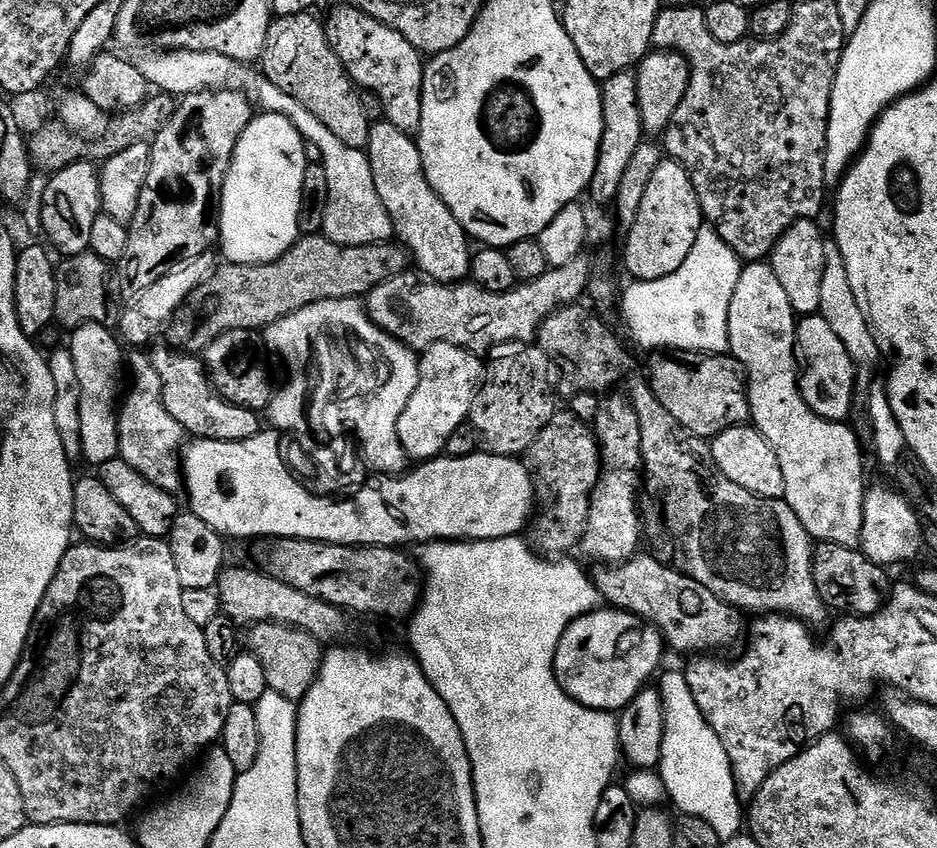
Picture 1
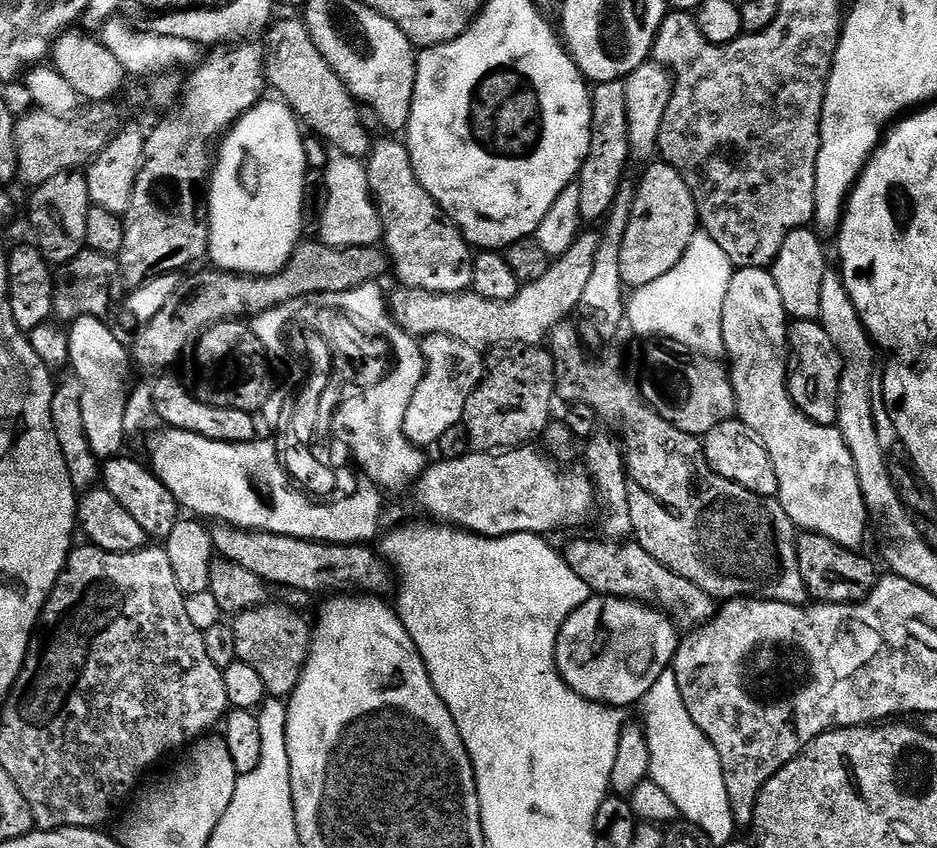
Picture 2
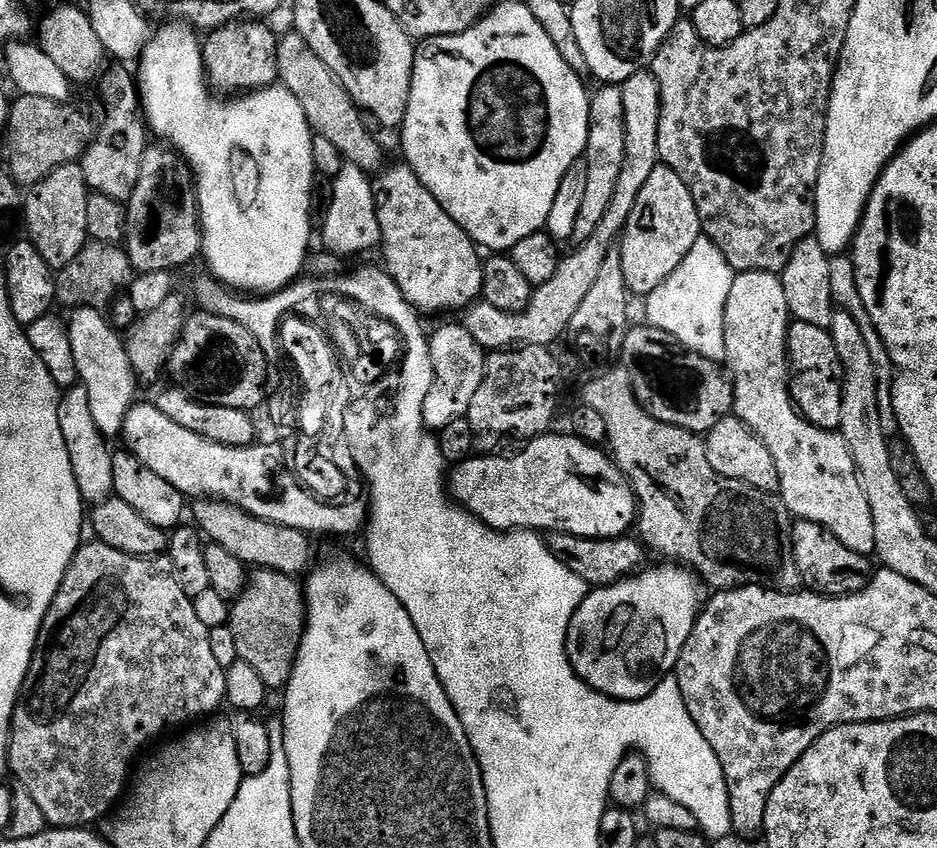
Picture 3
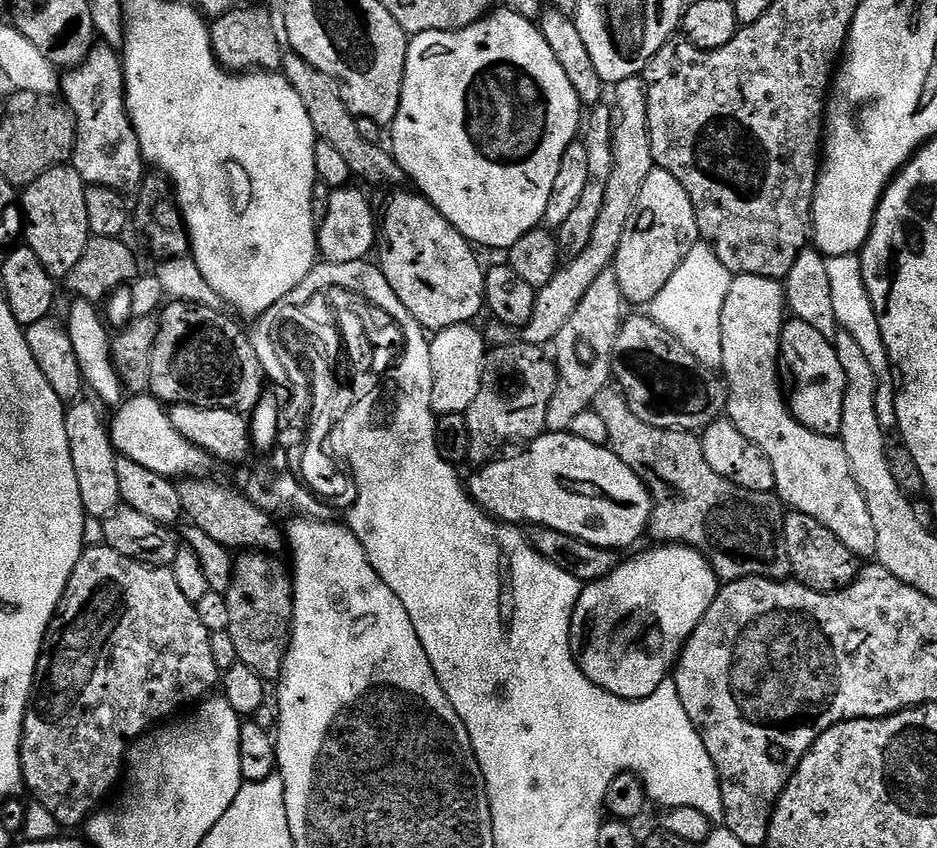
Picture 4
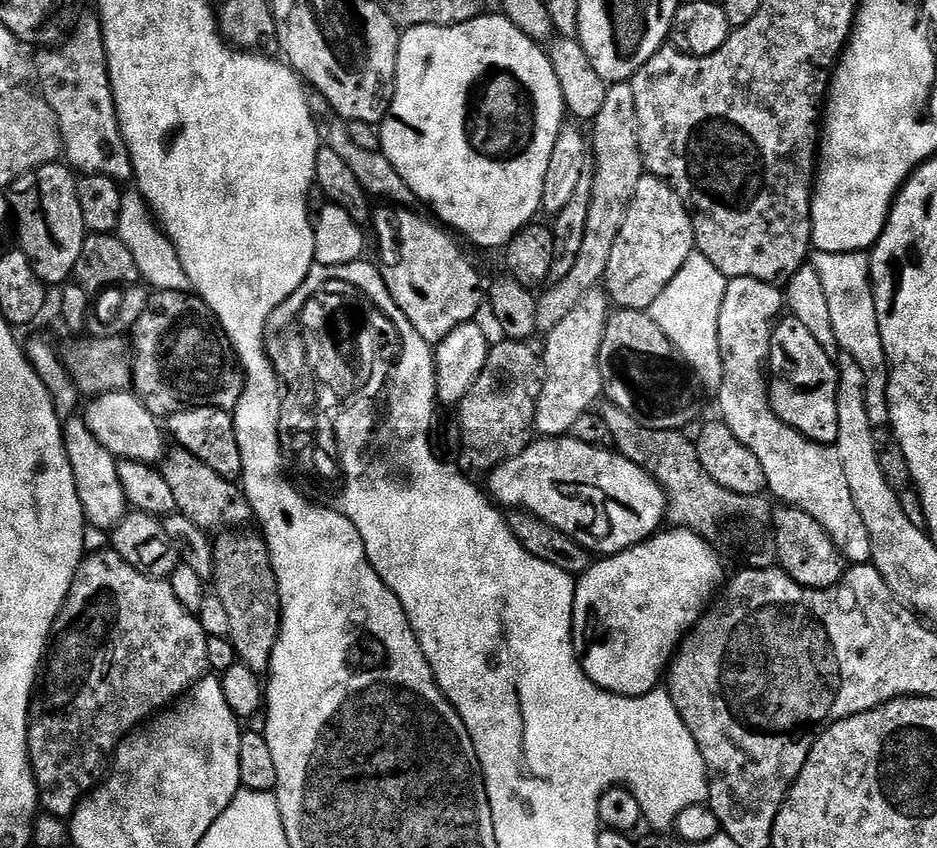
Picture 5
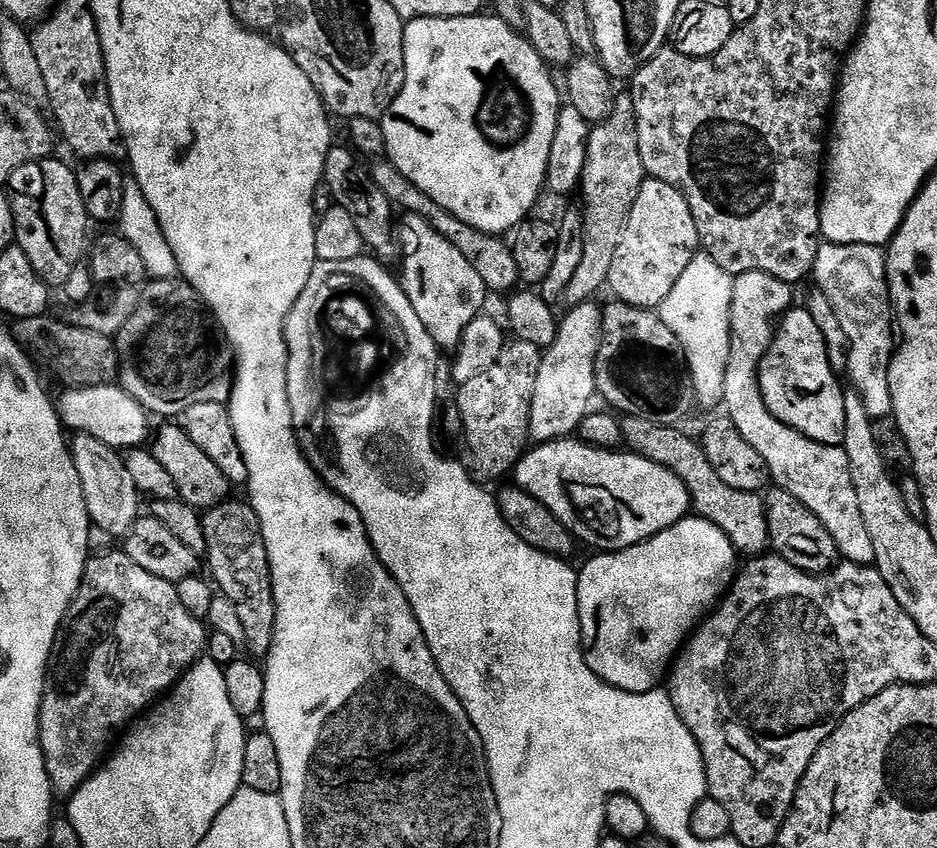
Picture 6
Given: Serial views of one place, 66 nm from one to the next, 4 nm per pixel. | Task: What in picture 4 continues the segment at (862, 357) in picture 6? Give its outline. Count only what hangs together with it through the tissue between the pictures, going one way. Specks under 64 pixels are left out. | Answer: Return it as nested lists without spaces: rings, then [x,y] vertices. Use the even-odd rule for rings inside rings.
[[[859,255],[830,256],[826,259],[827,277],[830,278],[831,305],[834,306],[834,318],[839,327],[862,346],[862,354],[870,361],[870,370],[876,375],[876,409],[881,428],[896,428],[896,390],[897,377],[894,375],[891,360],[888,359],[886,342],[882,342],[882,330],[878,326],[878,318],[874,314],[874,306],[870,302],[870,294],[866,290],[866,282],[862,282],[862,266]]]

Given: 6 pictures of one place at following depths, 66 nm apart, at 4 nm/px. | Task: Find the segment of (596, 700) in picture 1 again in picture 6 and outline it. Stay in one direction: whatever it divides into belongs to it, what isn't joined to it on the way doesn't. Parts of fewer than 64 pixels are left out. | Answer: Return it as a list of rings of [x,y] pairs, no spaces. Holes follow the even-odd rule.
[[[689,514],[674,526],[662,530],[657,536],[643,540],[640,544],[635,544],[629,548],[621,548],[619,552],[600,552],[593,556],[596,557],[581,570],[580,577],[574,580],[574,588],[576,584],[576,607],[574,607],[574,612],[580,617],[580,642],[584,645],[584,661],[588,663],[590,670],[594,670],[594,674],[598,674],[598,678],[605,680],[610,686],[621,688],[627,692],[657,691],[661,687],[662,681],[669,675],[670,669],[676,657],[680,655],[688,637],[696,631],[701,621],[724,599],[728,589],[732,586],[732,581],[736,579],[738,571],[736,547],[732,545],[730,538],[726,538],[724,531],[712,520],[703,520],[701,516]]]

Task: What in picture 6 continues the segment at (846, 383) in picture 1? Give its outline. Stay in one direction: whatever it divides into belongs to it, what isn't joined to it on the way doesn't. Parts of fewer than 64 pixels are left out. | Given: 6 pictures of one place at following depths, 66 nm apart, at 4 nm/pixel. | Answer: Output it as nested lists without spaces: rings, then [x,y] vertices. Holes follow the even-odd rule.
[[[796,306],[785,312],[775,329],[772,345],[760,363],[760,389],[770,414],[814,442],[843,445],[846,434],[845,389],[840,388],[836,374],[837,369],[828,356],[828,345],[807,307]]]

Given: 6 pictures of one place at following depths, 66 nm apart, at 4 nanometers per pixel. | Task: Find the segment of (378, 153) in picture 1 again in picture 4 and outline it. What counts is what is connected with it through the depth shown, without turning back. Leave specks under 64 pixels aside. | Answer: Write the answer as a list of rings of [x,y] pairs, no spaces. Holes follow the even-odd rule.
[[[396,190],[391,193],[388,205],[384,208],[384,220],[382,216],[382,227],[378,232],[378,263],[382,274],[386,274],[386,282],[398,294],[402,306],[414,314],[414,318],[420,323],[421,328],[429,333],[441,332],[443,328],[458,326],[459,324],[473,323],[476,315],[485,311],[484,303],[484,274],[485,265],[480,265],[480,260],[476,257],[477,249],[469,244],[442,214],[425,196],[421,196],[415,190]]]

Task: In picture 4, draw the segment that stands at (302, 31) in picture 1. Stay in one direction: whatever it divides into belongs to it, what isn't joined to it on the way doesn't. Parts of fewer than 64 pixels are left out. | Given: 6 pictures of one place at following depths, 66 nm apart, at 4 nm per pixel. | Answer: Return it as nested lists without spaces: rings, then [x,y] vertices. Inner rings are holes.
[[[288,54],[284,57],[282,74],[298,90],[298,98],[302,98],[302,106],[306,106],[306,114],[310,114],[310,122],[314,126],[317,137],[325,140],[334,146],[342,154],[343,160],[349,166],[351,175],[357,180],[365,180],[368,184],[389,184],[389,189],[396,190],[401,187],[400,183],[405,183],[406,177],[402,166],[391,154],[387,147],[382,148],[379,143],[368,142],[362,138],[358,126],[357,117],[352,115],[352,111],[342,102],[340,91],[336,89],[336,84],[326,74],[320,70],[314,70],[308,62],[295,54]]]

